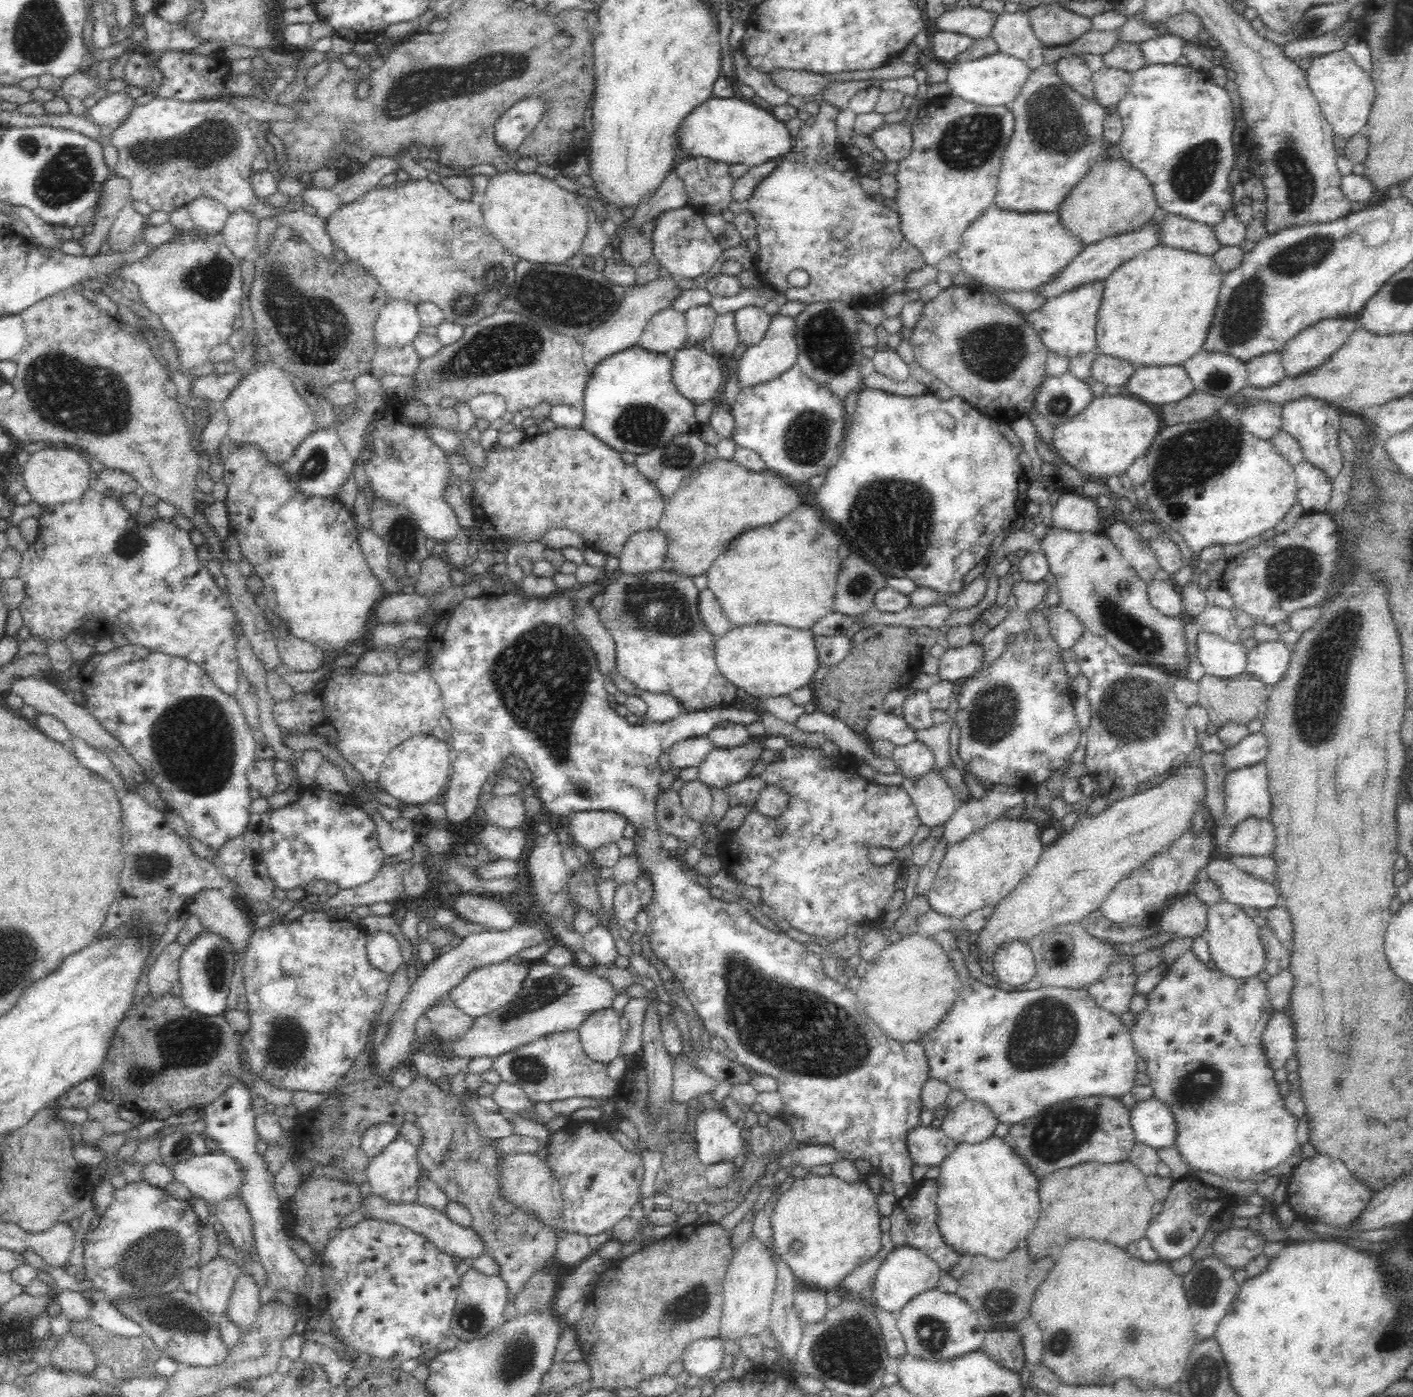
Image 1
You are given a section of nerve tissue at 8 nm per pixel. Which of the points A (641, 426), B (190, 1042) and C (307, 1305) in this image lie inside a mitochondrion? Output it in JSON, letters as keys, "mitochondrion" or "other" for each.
{"A":"mitochondrion","B":"mitochondrion","C":"other"}

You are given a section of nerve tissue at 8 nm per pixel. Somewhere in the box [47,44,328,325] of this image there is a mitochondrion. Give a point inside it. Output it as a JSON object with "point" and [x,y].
{"point":[206,145]}

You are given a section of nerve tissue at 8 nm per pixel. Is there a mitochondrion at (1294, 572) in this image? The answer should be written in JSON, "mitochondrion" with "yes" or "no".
{"mitochondrion":"yes"}

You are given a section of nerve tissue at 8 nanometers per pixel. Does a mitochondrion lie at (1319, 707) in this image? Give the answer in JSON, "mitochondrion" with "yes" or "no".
{"mitochondrion":"yes"}

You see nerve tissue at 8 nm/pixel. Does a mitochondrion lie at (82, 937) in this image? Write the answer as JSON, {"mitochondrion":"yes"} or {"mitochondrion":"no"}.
{"mitochondrion":"no"}

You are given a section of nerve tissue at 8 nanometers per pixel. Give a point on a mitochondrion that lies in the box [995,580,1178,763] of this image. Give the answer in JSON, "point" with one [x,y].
{"point":[1133,710]}

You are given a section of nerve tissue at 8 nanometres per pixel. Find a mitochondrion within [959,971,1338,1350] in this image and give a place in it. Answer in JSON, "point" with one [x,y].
{"point":[1047,1027]}

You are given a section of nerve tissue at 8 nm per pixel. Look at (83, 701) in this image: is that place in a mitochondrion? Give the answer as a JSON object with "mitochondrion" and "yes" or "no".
{"mitochondrion":"no"}

